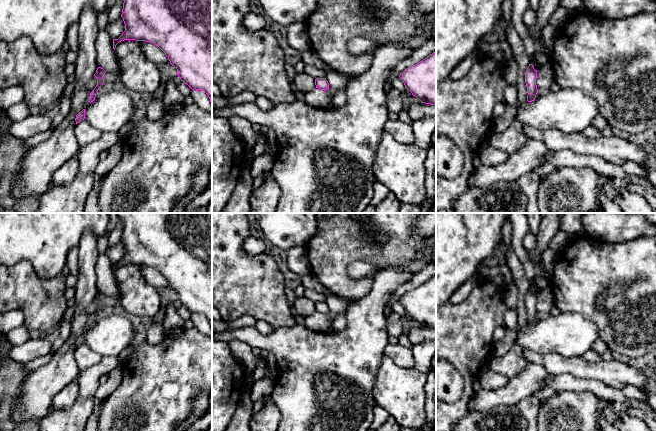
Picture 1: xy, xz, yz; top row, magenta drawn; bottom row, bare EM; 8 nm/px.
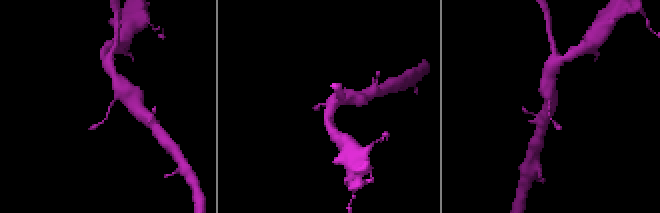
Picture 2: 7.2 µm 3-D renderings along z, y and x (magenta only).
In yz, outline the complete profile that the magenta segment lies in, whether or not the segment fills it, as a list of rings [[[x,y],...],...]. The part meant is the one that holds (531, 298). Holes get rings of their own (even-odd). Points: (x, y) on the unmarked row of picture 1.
[[[529,288],[525,296],[525,307],[527,310],[527,317],[528,317],[527,325],[528,326],[534,325],[538,317],[536,303],[537,303],[537,294],[534,293],[532,288]]]

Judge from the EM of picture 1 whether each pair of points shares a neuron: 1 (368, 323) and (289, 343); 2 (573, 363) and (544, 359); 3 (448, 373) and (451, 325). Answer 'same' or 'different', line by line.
1: same
2: same
3: different

